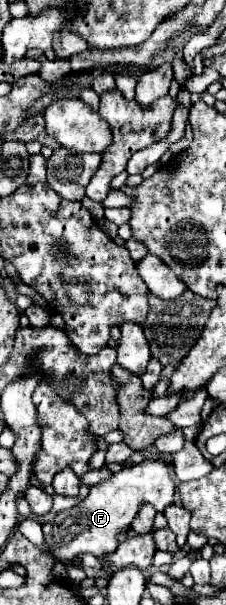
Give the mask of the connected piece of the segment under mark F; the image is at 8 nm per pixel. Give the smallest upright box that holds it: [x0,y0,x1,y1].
[43,459,175,561]

